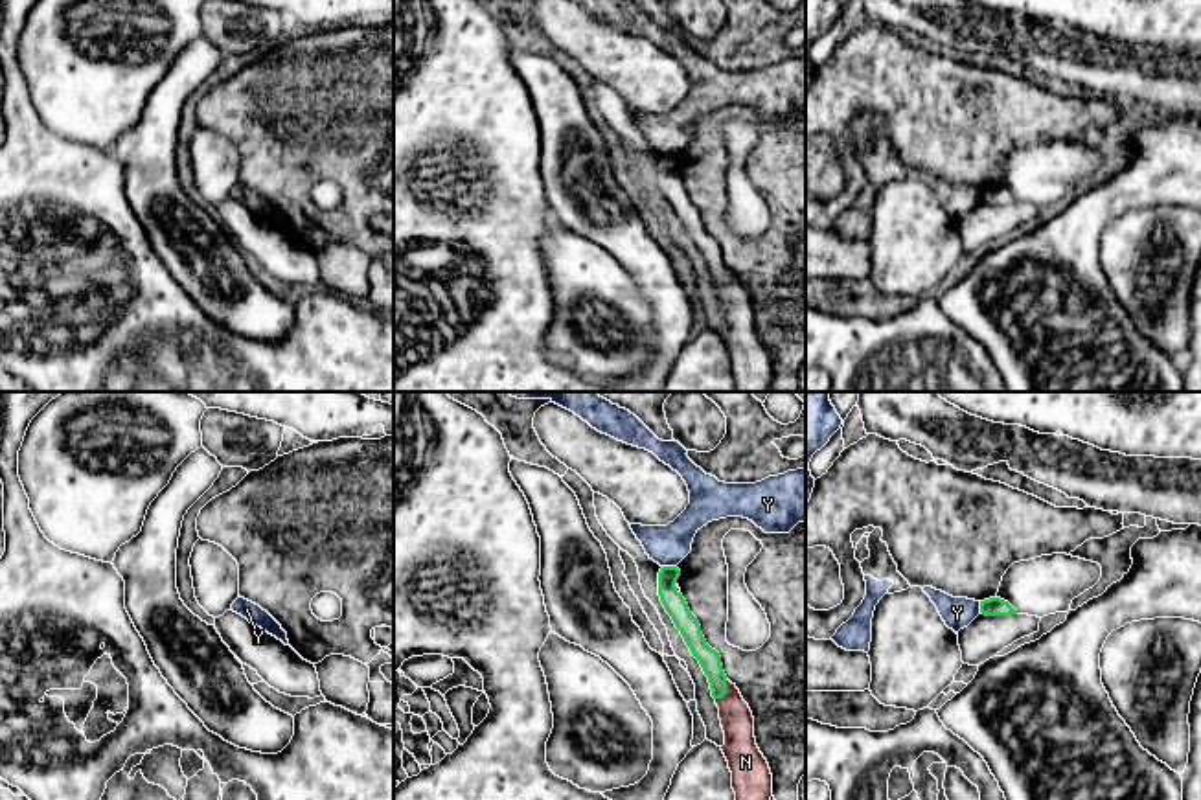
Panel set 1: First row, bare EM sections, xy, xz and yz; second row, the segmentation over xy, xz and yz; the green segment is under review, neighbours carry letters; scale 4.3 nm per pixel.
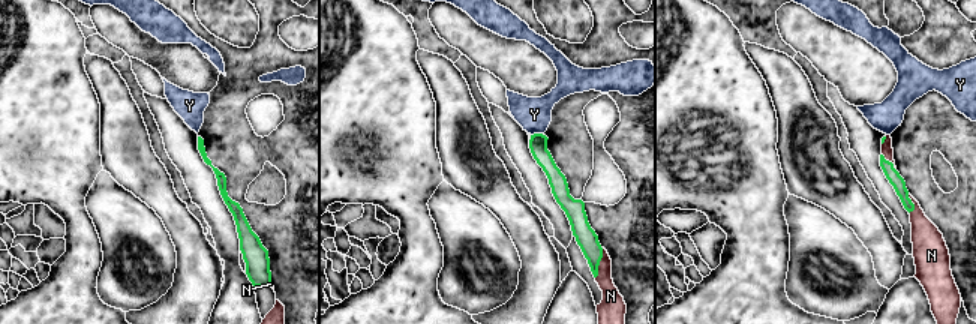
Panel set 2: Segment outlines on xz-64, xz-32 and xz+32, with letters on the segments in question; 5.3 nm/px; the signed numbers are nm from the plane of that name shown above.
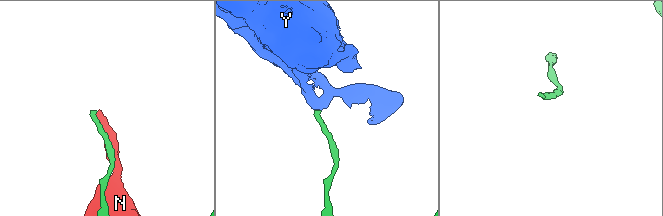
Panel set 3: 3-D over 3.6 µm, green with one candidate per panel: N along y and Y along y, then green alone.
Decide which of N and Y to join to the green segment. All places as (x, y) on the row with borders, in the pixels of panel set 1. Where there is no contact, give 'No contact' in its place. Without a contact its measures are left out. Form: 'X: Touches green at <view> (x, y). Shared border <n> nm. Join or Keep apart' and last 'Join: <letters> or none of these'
N: Touches green at xz (725, 692). Shared border 110 nm. Keep apart
Y: Touches green at xz (670, 567). Shared border 60 nm. Keep apart
Join: none of these

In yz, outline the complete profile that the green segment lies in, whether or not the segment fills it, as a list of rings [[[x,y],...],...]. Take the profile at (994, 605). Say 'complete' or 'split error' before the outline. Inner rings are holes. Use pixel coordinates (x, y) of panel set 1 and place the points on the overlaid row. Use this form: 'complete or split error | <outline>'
complete | [[[989,598],[980,601],[980,612],[986,616],[1010,616],[1017,614],[1017,611],[1001,598]]]

